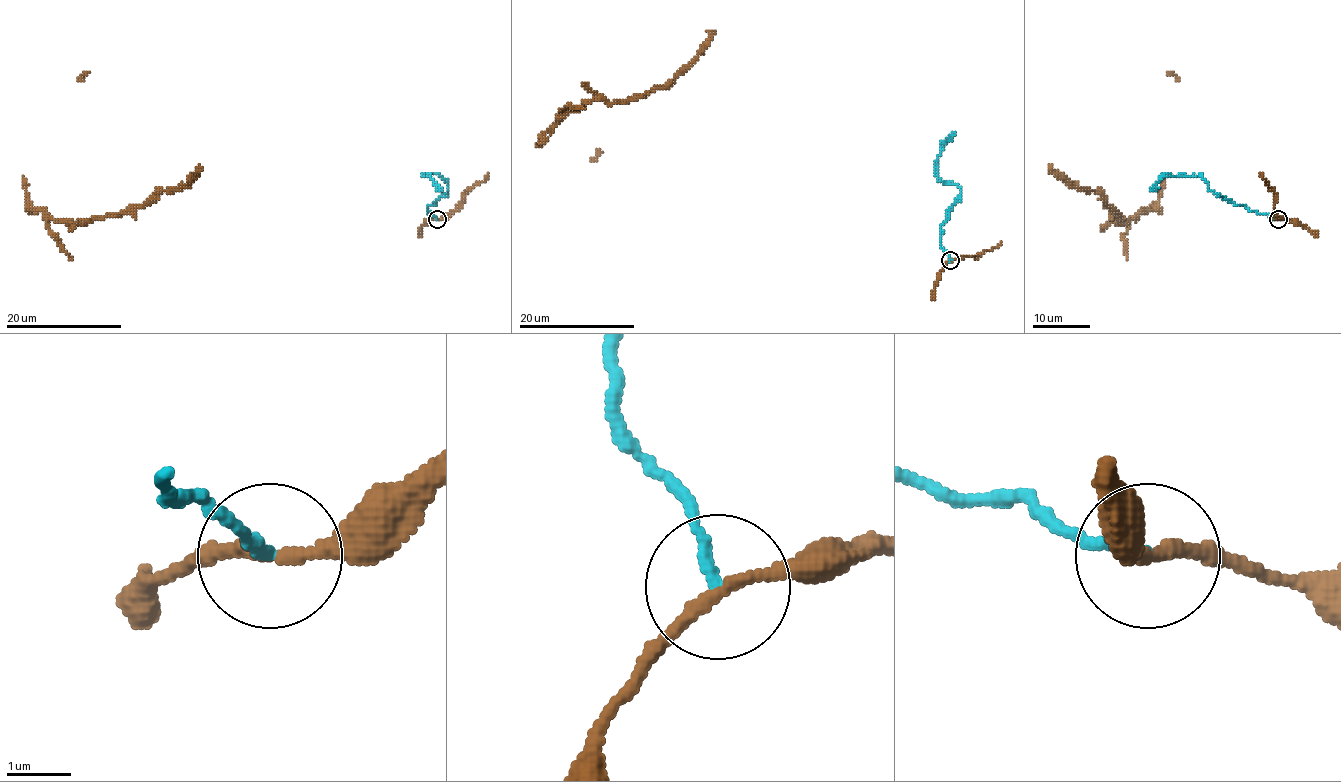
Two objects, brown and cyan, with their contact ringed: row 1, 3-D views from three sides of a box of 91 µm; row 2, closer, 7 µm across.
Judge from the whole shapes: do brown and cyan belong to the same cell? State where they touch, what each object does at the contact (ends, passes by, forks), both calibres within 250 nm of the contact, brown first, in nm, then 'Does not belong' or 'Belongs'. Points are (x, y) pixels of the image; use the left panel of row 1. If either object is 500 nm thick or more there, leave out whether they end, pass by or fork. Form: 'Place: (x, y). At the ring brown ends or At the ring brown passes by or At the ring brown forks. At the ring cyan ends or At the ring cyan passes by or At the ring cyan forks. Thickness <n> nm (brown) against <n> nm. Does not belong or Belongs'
Place: (437, 219). At the ring brown passes by. At the ring cyan ends. Thickness 190 nm (brown) against 190 nm. Does not belong

